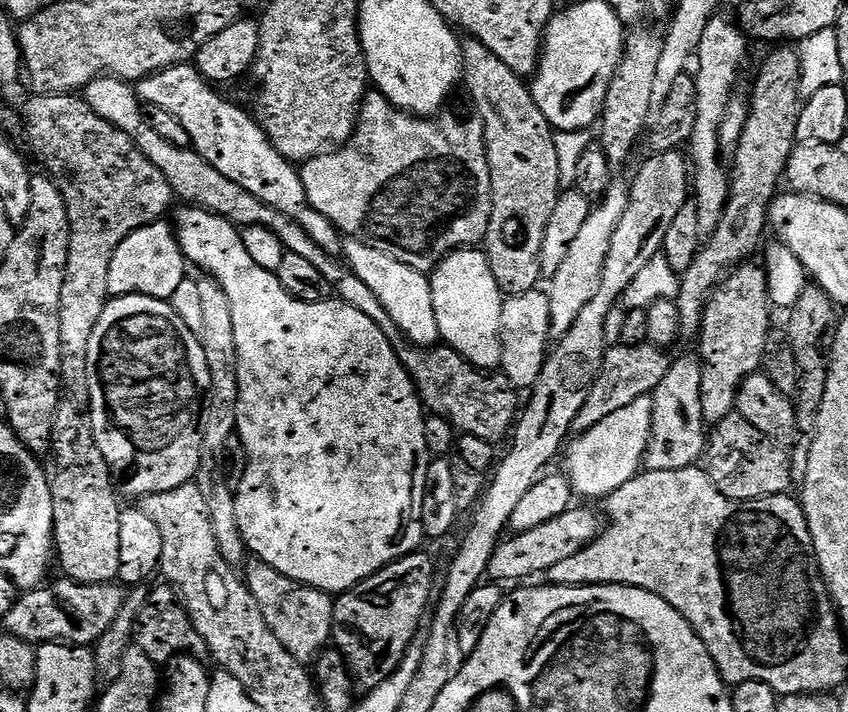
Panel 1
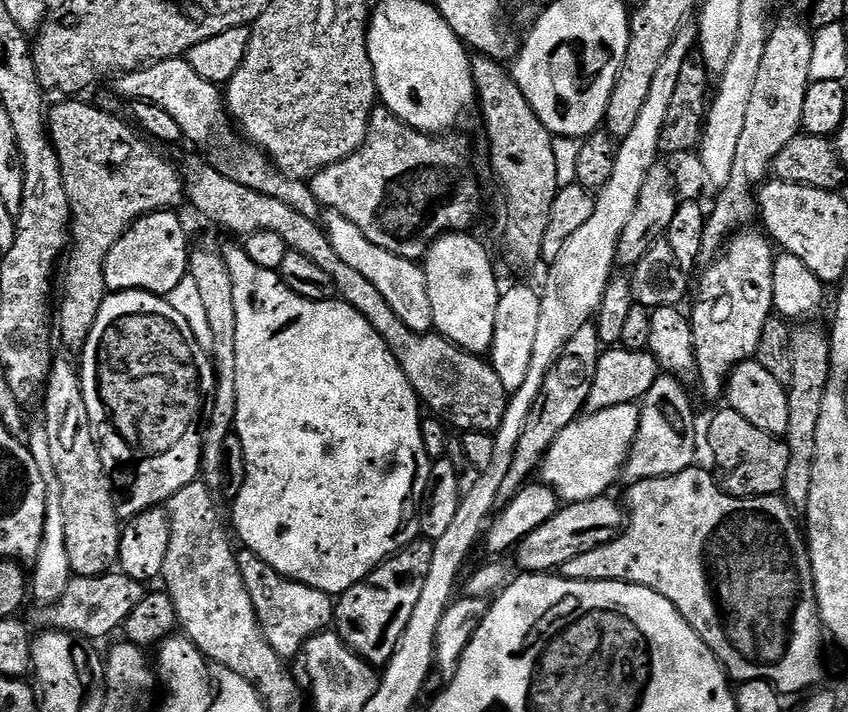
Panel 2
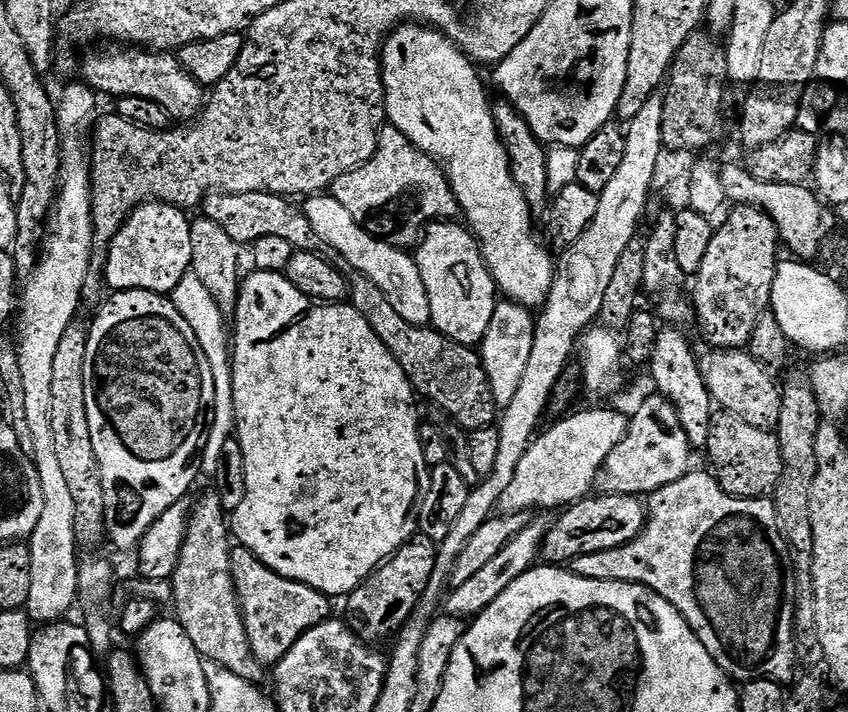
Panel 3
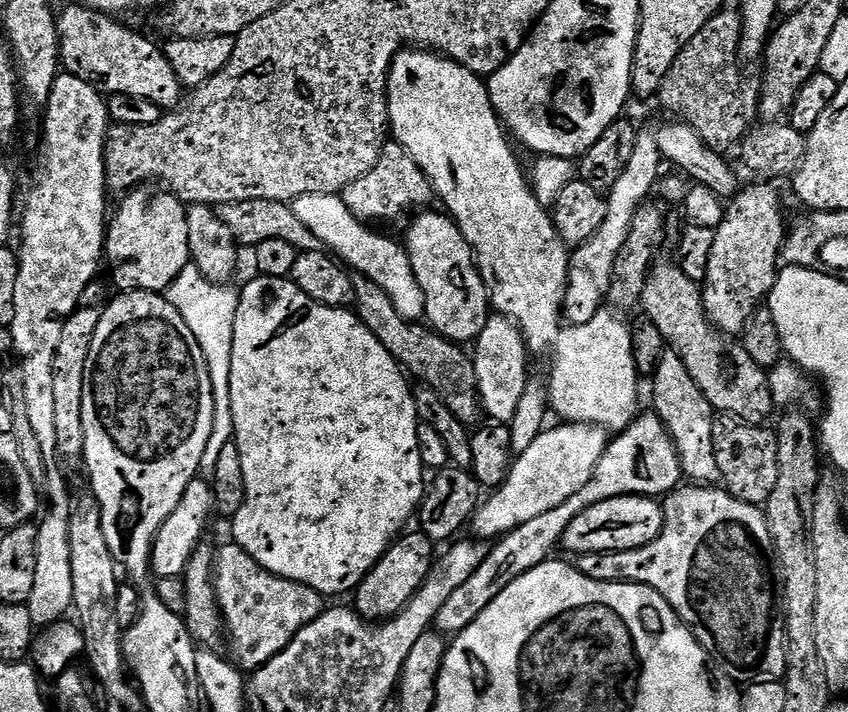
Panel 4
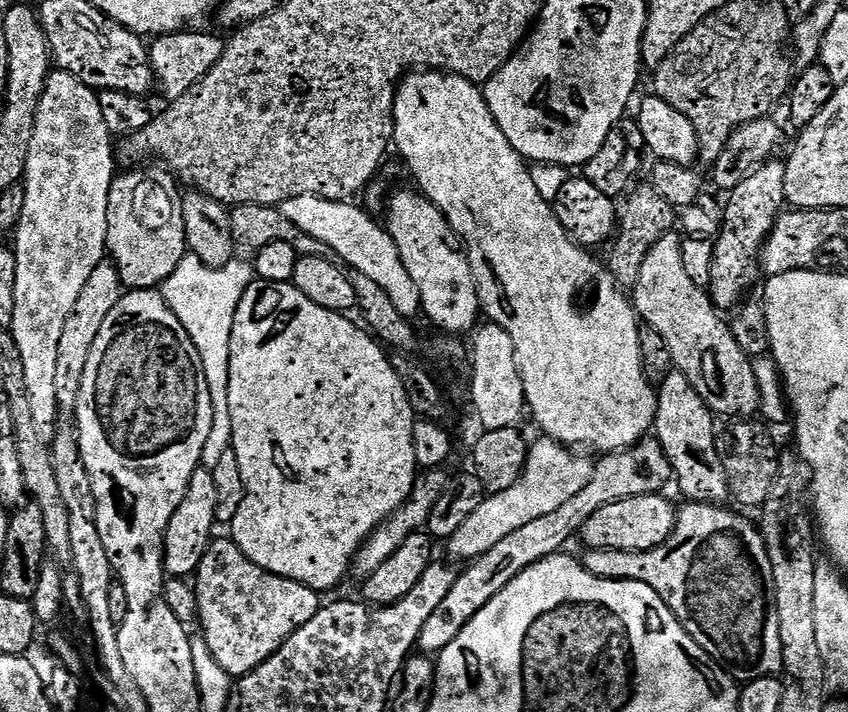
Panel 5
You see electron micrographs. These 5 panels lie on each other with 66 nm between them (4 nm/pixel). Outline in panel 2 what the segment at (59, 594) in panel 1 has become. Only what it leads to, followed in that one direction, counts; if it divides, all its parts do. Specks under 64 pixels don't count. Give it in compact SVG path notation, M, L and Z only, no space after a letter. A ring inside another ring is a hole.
M109 570L103 576L73 575L62 598L35 609L36 620L44 630L69 632L77 638L85 636L88 640L100 640L111 632L119 633L123 629L134 606L142 602L145 594L145 585L119 570Z

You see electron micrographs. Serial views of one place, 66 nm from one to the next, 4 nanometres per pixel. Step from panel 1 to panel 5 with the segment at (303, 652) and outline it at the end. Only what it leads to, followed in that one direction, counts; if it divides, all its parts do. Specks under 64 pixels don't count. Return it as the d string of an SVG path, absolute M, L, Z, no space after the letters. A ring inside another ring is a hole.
M216 538L209 544L195 570L194 587L204 641L229 678L249 676L322 607L321 593L250 562L231 538Z

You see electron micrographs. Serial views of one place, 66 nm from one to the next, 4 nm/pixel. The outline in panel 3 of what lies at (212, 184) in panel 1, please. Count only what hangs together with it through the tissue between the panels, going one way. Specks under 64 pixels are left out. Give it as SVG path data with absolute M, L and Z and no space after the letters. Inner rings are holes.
M214 192L204 198L202 205L203 219L218 222L230 238L241 246L250 246L258 238L283 238L297 252L320 252L325 247L322 238L310 226L303 207L296 208L286 196L276 196L272 192L251 192L250 194L230 194ZM325 247L322 255L346 278L352 307L362 314L362 318L366 318L366 322L370 322L374 334L382 338L382 346L394 354L398 366L402 366L413 389L423 399L425 396L430 403L437 404L447 419L465 430L490 428L497 423L498 405L488 385L480 353L475 347L454 342L431 326L419 328L406 322L406 318L402 318L402 314L390 306L390 298L378 290L378 285L370 282L366 274L354 270L354 266L350 266L350 262L346 262L338 250Z

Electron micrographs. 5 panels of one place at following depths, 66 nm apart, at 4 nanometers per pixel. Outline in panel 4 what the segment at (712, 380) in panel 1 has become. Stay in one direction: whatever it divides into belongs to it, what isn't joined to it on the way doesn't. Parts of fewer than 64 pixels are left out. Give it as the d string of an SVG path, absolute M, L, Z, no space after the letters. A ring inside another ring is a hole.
M752 182L741 187L727 201L724 221L716 225L714 247L702 282L704 313L719 332L733 338L744 331L750 314L772 291L778 275L778 257L784 247L786 220L780 213L780 196L768 182Z

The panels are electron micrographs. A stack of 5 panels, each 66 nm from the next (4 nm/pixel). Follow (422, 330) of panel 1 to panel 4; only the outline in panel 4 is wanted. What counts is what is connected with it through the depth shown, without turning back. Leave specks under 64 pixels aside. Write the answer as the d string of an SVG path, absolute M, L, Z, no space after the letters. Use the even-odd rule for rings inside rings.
M302 194L297 200L291 201L291 205L294 214L298 214L298 218L314 233L314 238L318 238L321 245L329 253L339 257L349 269L366 274L366 278L378 282L378 286L382 286L382 290L386 290L386 294L394 302L394 310L398 310L398 314L402 314L402 318L417 322L425 319L426 298L422 294L422 286L418 286L418 278L414 278L414 270L410 266L407 251L401 245L399 248L394 241L387 240L384 236L379 236L376 233L379 231L361 224L358 218L354 218L354 214L350 214L350 210L346 206L343 195Z

